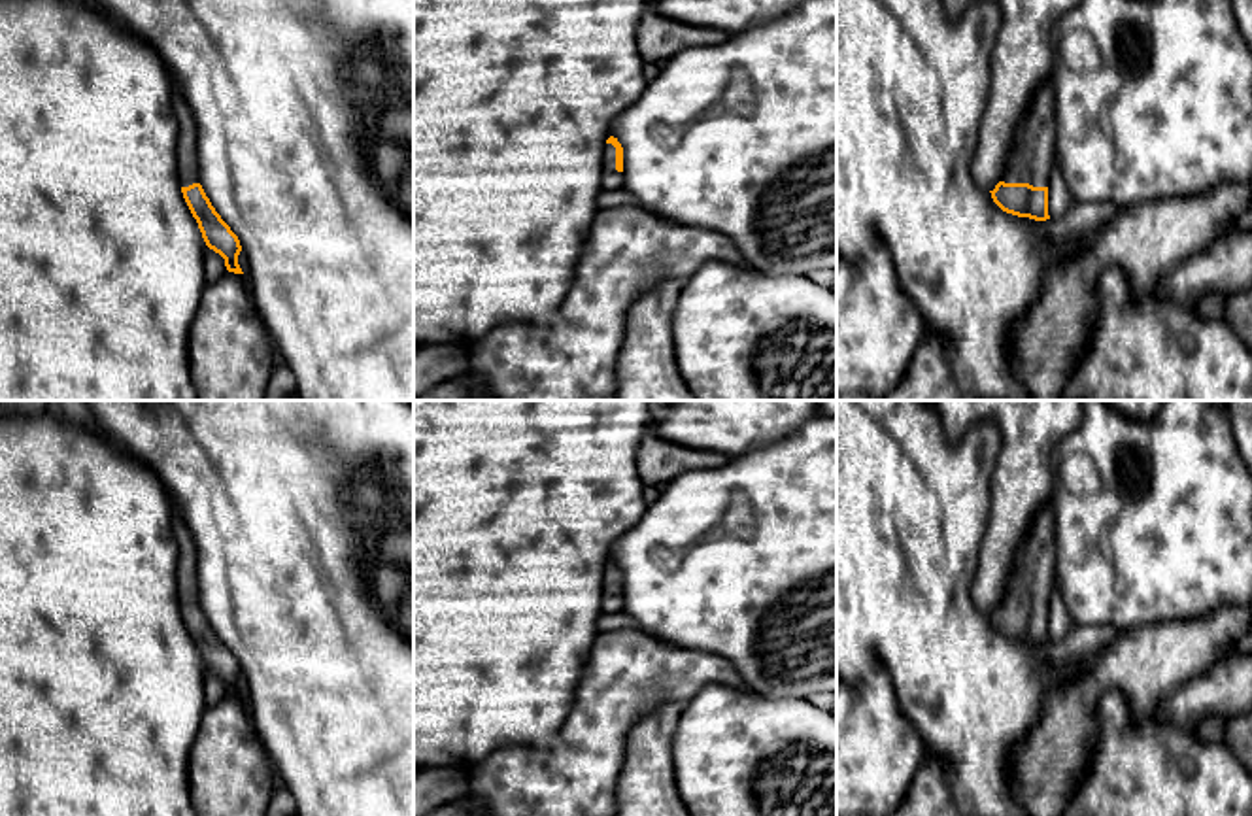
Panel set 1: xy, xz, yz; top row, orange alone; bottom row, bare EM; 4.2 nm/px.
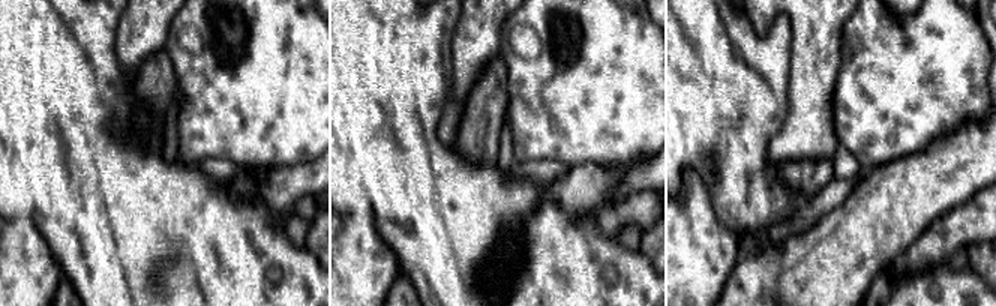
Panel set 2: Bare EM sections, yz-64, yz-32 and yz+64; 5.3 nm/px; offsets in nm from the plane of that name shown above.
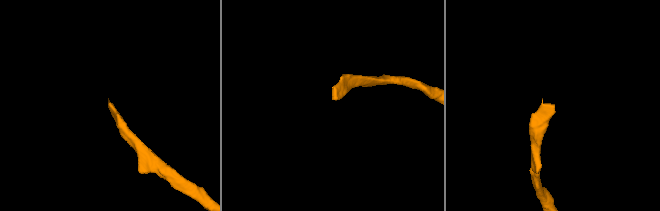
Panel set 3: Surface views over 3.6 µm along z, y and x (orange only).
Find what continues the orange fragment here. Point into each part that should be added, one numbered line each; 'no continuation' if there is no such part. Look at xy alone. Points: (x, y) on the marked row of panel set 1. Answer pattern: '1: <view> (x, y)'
1: xy (187, 167)

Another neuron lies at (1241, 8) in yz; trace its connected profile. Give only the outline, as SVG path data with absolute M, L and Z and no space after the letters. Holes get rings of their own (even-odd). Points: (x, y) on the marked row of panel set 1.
M1231 0L1233 15L1252 49L1252 0Z

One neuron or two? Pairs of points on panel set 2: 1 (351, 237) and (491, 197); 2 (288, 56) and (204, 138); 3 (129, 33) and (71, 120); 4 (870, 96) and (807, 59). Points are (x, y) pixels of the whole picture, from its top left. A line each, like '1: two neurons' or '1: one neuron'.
1: two neurons
2: one neuron
3: two neurons
4: two neurons

